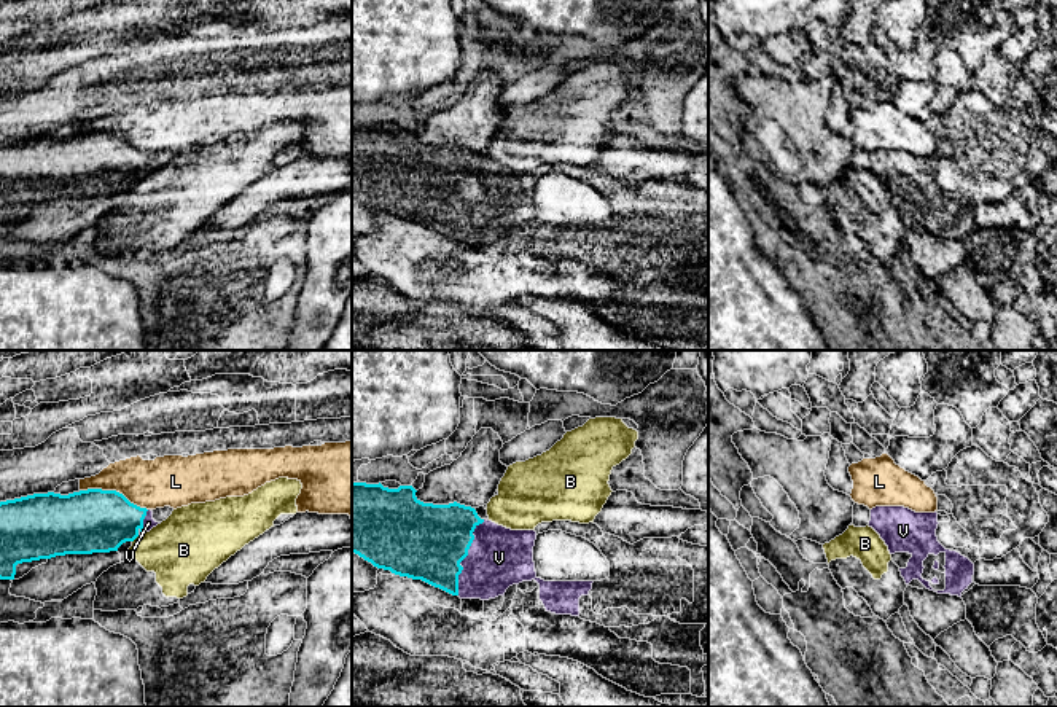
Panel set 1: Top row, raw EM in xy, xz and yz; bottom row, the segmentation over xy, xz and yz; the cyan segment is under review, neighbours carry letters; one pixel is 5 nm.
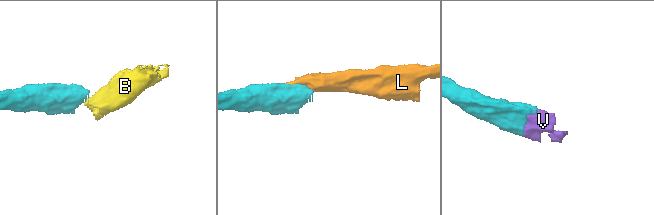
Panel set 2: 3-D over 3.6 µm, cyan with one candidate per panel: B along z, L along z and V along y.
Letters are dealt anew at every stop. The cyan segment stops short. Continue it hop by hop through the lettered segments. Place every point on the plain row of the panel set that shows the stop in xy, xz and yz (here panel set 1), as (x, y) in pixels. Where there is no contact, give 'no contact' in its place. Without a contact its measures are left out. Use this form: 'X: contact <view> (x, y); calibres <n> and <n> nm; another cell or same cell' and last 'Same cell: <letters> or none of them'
B: contact xy (137, 179); calibres 320 and 360 nm; another cell
L: contact xy (113, 134); calibres 320 and 240 nm; another cell
V: contact xz (465, 199); calibres 380 and 300 nm; same cell
Same cell: V

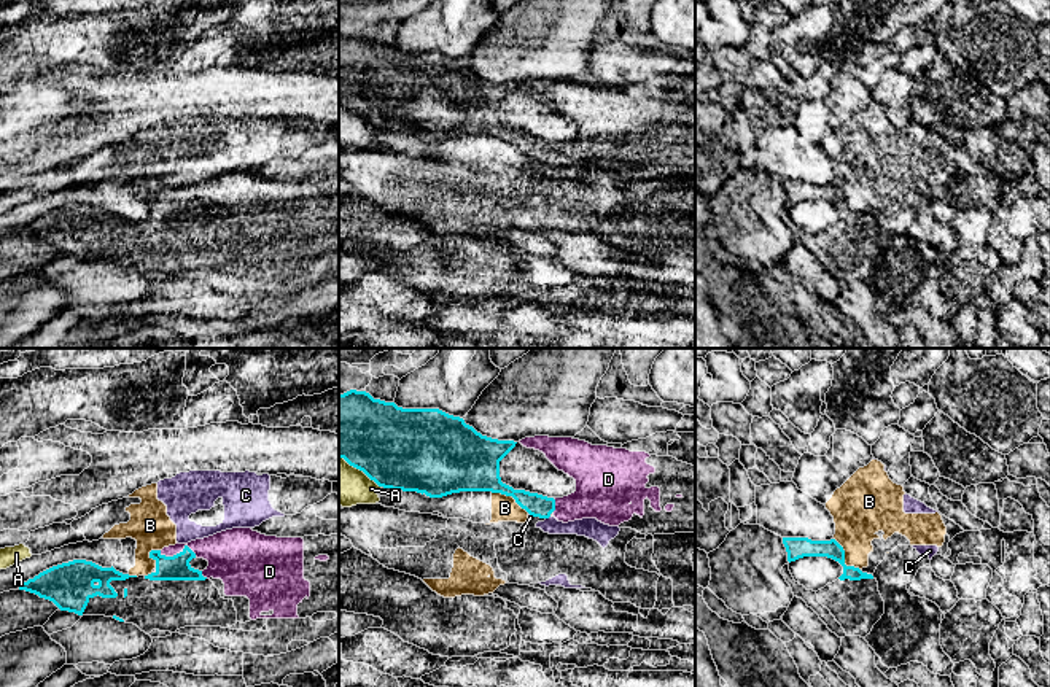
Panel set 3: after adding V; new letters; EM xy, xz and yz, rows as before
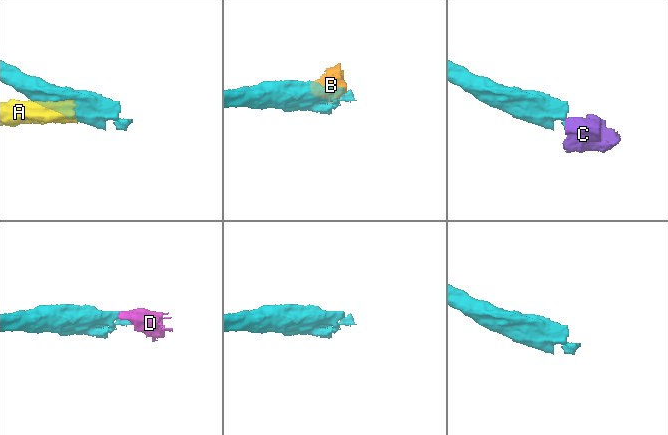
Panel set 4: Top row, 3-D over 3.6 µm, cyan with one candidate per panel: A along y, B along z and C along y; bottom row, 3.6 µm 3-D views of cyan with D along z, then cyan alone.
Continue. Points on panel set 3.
A: contact xz (360, 113); calibres 420 and 220 nm; another cell
B: contact yz (843, 202); calibres 110 and 260 nm; another cell
C: contact xz (548, 161); calibres 110 and 100 nm; another cell
D: contact xy (178, 197); calibres 130 and 220 nm; same cell
Same cell: D

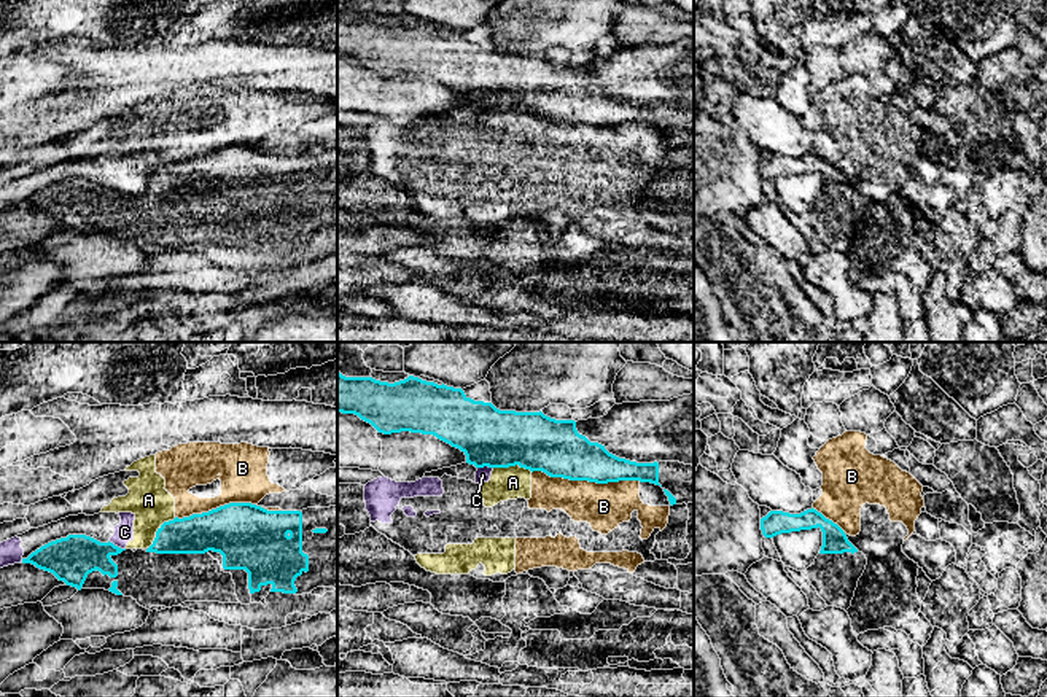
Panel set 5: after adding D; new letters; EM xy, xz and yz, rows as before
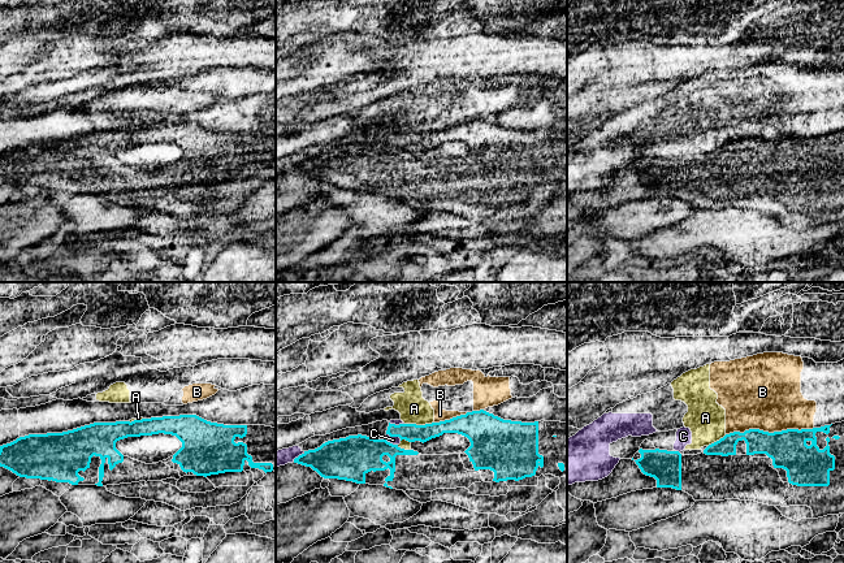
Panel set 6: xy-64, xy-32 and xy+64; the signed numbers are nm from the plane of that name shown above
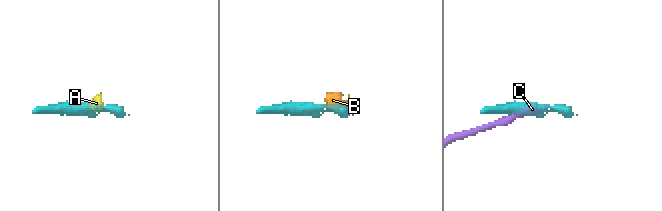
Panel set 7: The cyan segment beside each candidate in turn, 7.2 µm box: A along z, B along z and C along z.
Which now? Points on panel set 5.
A: contact xy (158, 174); calibres 200 and 200 nm; another cell
B: contact xz (586, 123); calibres 280 and 220 nm; another cell
C: contact xy (116, 190); calibres 220 and 100 nm; another cell
Same cell: none of them

